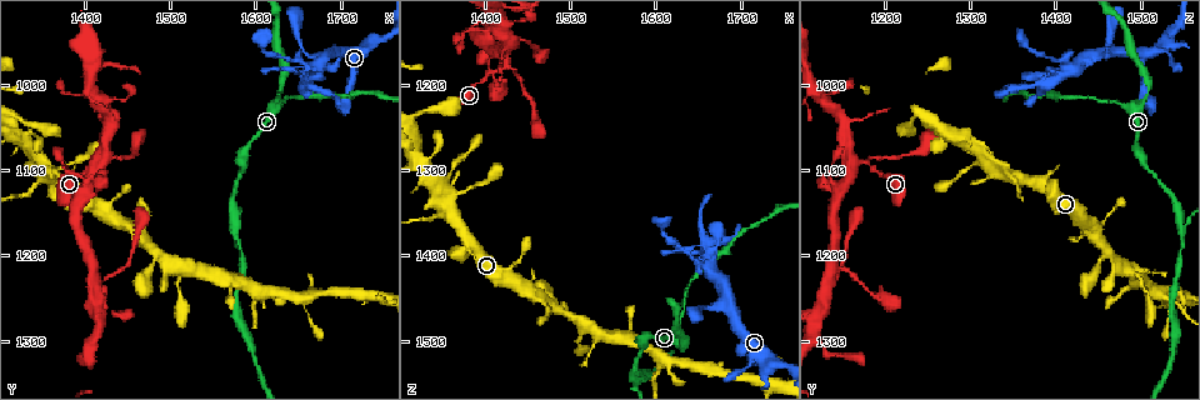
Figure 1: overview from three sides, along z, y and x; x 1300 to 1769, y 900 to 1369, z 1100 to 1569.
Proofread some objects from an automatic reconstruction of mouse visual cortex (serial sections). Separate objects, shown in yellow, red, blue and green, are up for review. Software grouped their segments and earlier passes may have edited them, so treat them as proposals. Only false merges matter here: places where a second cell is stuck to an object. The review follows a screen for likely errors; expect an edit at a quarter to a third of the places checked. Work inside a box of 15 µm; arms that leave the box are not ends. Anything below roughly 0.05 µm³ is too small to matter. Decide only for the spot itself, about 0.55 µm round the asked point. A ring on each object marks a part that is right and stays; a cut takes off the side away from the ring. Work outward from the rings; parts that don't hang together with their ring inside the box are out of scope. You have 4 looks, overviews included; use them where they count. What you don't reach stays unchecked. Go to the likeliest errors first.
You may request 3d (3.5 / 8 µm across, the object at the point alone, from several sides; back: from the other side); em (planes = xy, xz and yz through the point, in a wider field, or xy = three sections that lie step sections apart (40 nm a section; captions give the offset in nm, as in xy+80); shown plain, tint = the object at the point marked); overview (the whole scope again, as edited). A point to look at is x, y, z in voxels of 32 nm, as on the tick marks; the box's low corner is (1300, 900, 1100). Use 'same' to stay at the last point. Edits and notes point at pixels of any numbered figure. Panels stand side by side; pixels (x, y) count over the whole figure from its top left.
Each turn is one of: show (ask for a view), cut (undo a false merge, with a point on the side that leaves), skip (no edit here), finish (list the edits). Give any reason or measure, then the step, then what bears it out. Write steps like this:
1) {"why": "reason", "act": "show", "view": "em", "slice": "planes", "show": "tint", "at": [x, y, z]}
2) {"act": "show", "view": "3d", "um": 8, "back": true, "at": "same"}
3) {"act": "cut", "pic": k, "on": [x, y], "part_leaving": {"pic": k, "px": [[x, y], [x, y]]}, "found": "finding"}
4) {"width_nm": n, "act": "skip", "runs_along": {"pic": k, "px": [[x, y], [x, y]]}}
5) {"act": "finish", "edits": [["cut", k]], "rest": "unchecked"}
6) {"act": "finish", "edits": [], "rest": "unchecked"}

{"act": "show", "view": "em", "slice": "xy", "step": 5, "show": "tint", "at": [1580, 1165, 1545]}

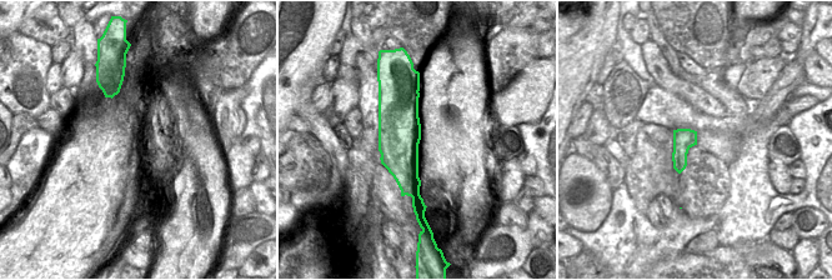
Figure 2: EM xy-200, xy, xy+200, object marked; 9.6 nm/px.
{"why": "see where the arms go", "act": "show", "view": "3d", "um": 3.5, "back": true, "at": "same"}

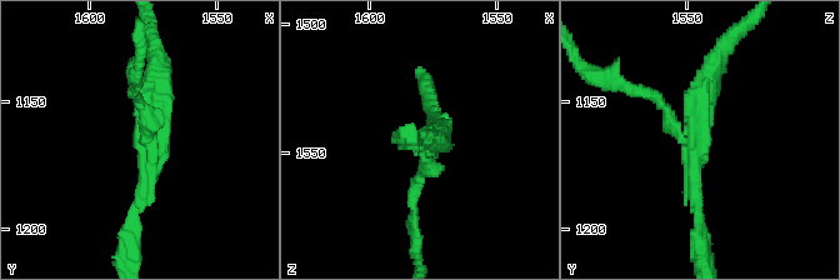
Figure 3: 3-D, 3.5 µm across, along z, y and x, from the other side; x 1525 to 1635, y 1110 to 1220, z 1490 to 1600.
{"act": "cut", "pic": 3, "on": [414, 189], "found": "two cells meet here"}

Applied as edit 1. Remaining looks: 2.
{"why": "four arms meet", "act": "show", "view": "3d", "um": 8, "back": true, "at": [1660, 995, 1395]}

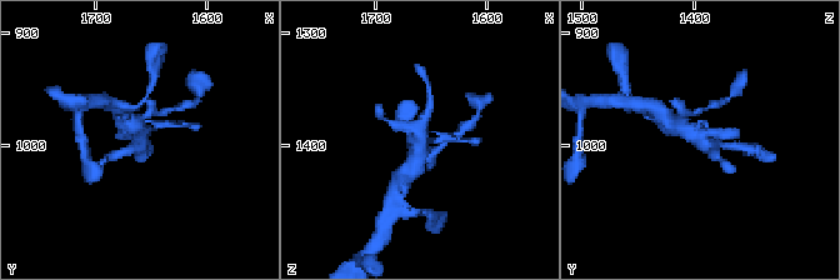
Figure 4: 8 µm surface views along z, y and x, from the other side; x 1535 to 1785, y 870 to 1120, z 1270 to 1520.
{"act": "show", "view": "em", "slice": "planes", "show": "tint", "at": [1658, 996, 1396]}

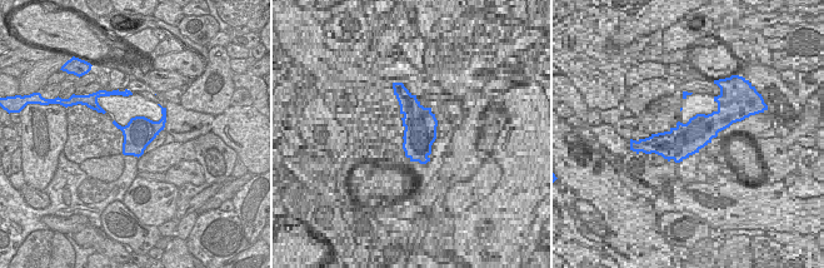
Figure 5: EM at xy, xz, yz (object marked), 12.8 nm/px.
{"act": "skip", "runs_along": {"pic": 4, "px": [[669, 125], [703, 145], [731, 146]]}, "found": "continuous, no second cell"}

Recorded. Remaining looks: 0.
{"act": "finish", "edits": [["cut", 3]], "rest": "unchecked"}

